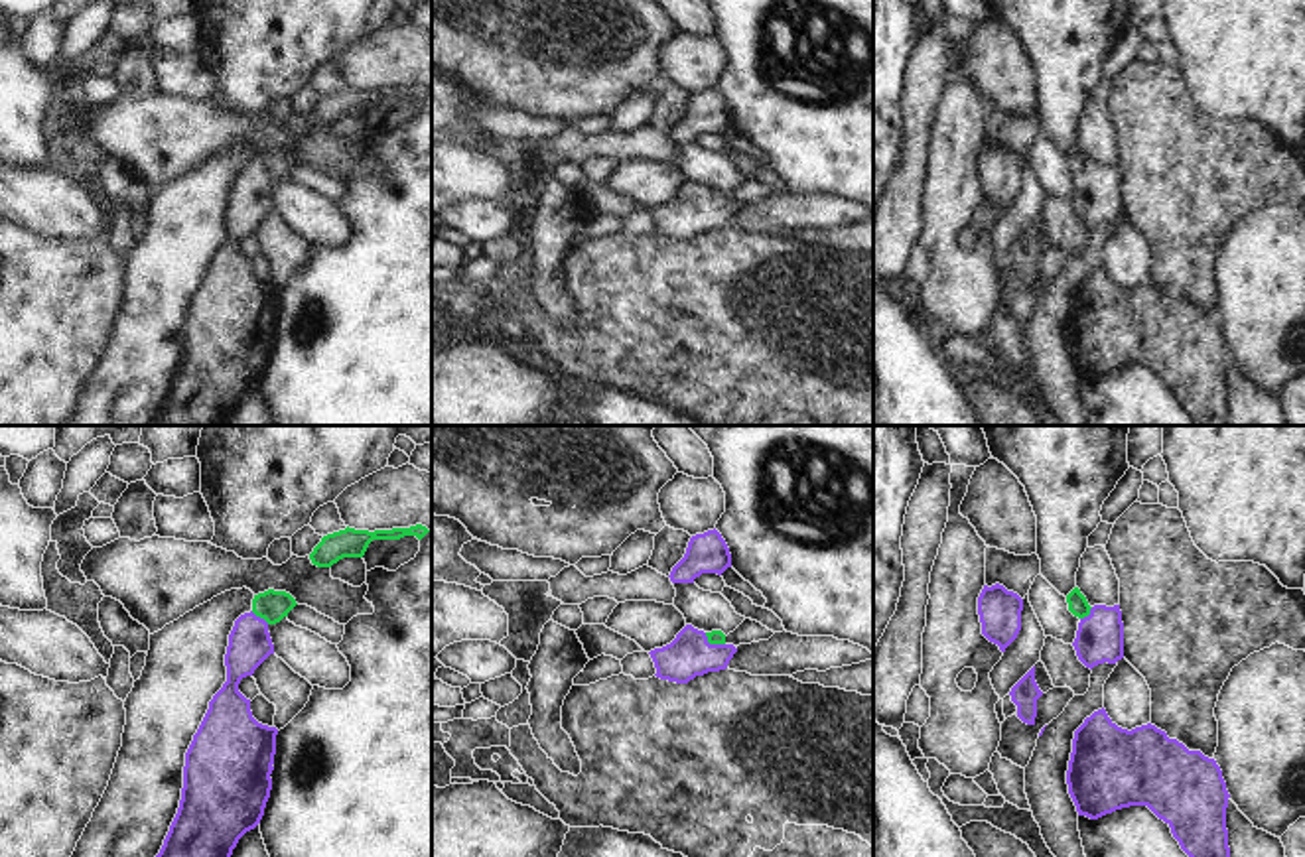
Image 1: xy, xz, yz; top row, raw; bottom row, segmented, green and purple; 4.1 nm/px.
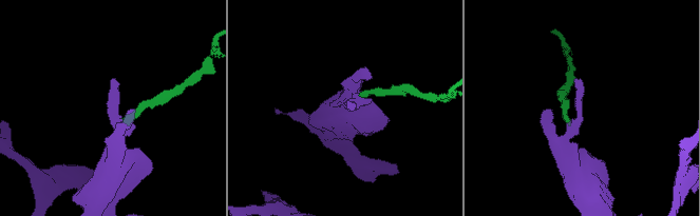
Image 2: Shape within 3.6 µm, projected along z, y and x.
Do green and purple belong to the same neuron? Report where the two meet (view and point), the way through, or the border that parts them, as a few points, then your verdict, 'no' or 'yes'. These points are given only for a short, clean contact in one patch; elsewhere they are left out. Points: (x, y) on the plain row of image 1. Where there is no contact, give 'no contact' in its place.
meets green in xy at (261, 176); runs through xy (271, 164), (261, 176), (251, 188), (249, 201); yes

